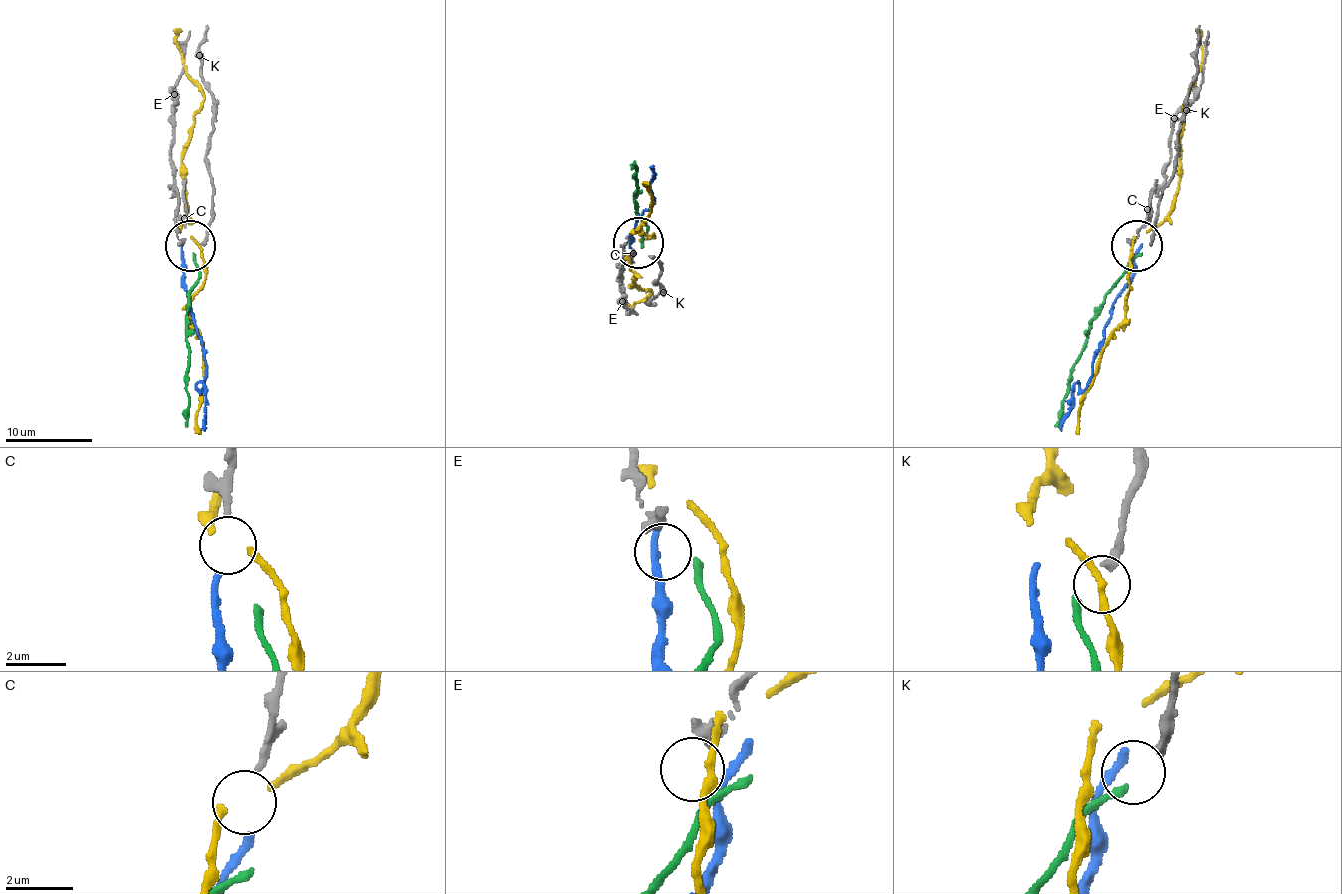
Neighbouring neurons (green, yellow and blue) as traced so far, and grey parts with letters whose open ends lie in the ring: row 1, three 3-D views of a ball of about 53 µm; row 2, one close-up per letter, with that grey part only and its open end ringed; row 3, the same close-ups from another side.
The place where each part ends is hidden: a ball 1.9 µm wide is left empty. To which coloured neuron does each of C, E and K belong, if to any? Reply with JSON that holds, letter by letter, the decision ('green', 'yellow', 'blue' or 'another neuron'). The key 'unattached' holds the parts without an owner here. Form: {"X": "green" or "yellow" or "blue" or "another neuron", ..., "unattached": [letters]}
{"C": "blue", "E": "another neuron", "K": "green", "unattached": ["E"]}

